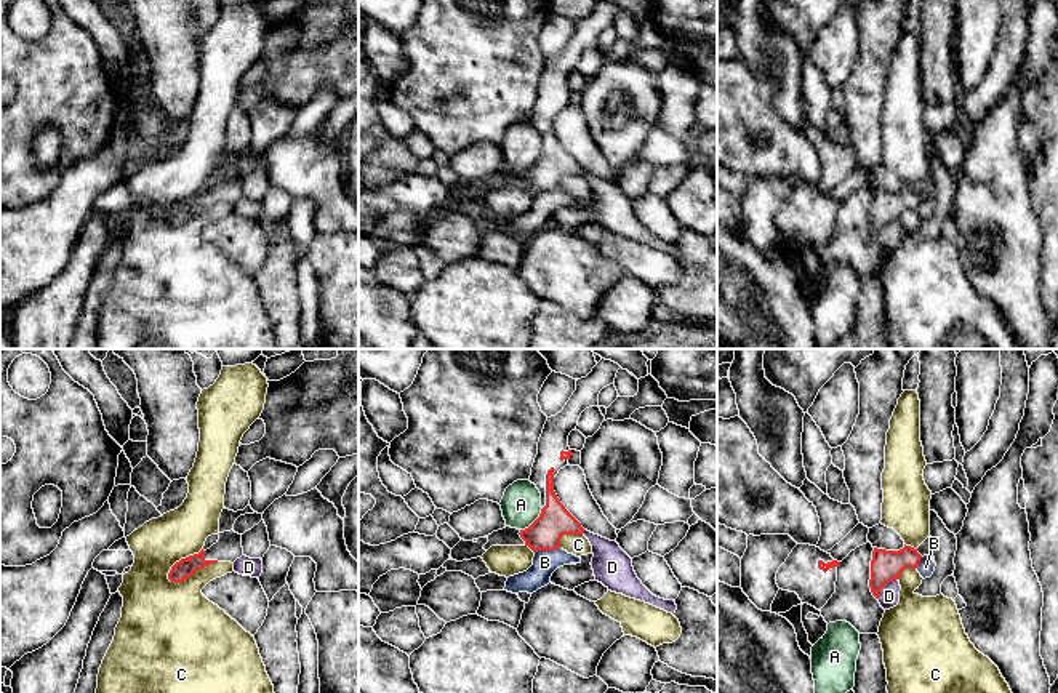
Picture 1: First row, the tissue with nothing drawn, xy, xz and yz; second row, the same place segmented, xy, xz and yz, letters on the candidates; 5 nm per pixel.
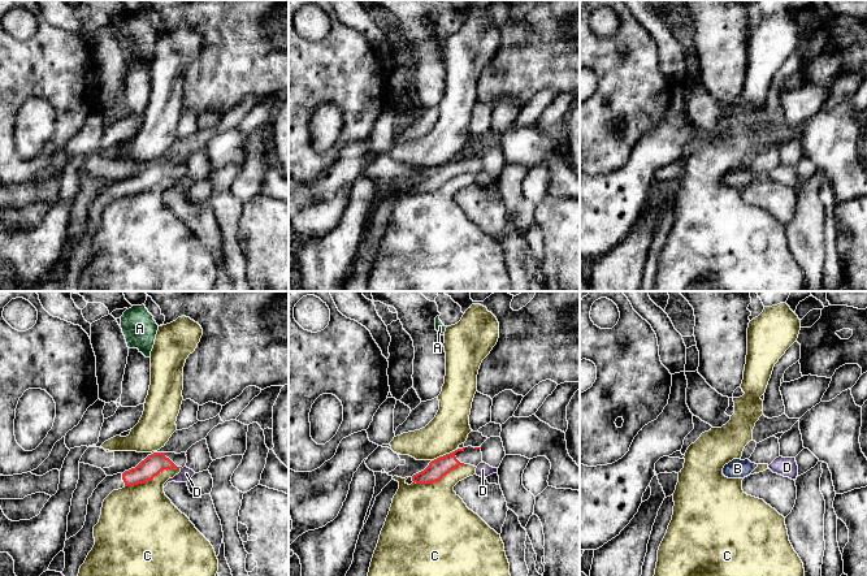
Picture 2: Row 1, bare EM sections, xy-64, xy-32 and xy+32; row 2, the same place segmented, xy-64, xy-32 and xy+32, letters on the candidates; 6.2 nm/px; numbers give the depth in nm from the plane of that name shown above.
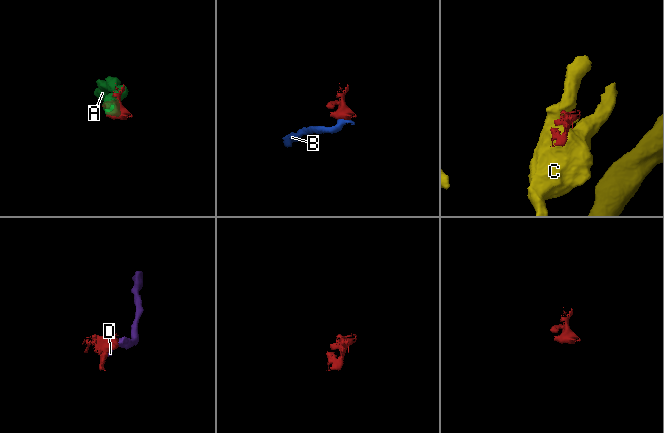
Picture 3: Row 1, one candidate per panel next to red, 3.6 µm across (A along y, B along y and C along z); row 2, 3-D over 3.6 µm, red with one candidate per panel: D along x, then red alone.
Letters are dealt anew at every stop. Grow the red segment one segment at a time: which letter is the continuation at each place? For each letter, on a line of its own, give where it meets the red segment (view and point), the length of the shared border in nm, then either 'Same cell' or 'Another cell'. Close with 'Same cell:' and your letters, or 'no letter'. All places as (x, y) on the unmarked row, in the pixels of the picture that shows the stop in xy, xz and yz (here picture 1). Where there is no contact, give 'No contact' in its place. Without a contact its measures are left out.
A: Touches red at xz (535, 162). Shared border 170 nm. Another cell
B: Touches red at xz (546, 191). Shared border 130 nm. Another cell
C: Touches red at xy (192, 215). Shared border 280 nm. Another cell
D: Touches red at yz (884, 226). Shared border 150 nm. Another cell
Same cell: no letter

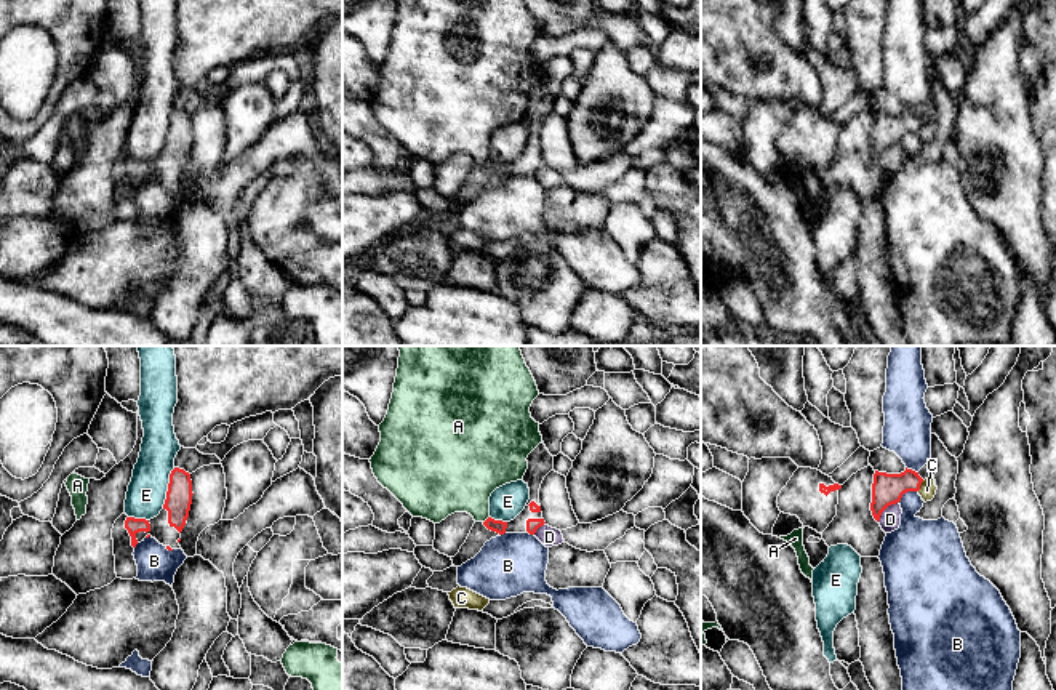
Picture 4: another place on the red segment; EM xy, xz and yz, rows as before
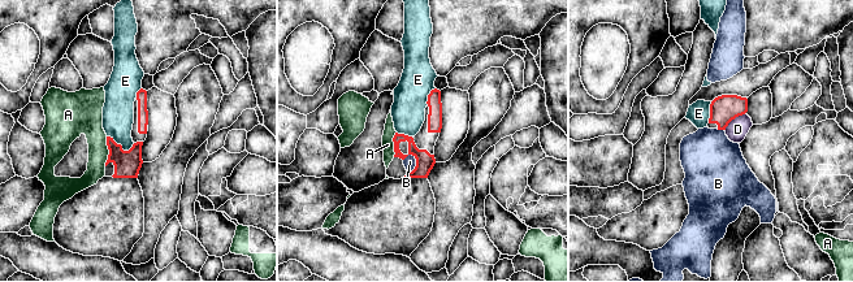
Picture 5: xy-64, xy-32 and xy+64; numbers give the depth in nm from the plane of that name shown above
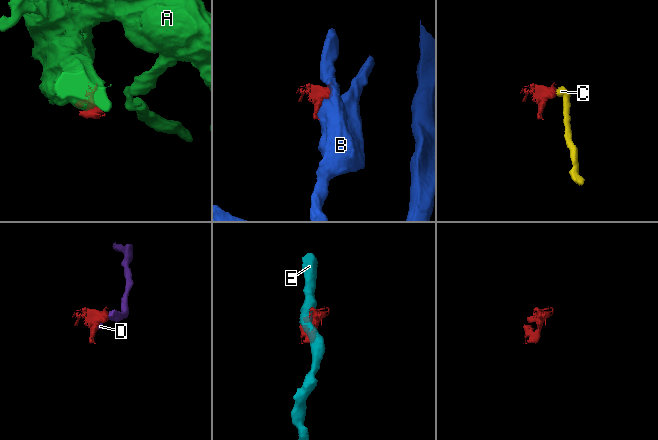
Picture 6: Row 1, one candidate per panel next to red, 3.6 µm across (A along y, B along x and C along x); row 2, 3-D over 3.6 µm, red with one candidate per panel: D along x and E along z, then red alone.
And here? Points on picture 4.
A: Touches red at xz (487, 160). Shared border 50 nm. Another cell
B: Touches red at yz (906, 133). Shared border 120 nm. Another cell
C: Touches red at yz (920, 125). Shared border 70 nm. Another cell
D: Touches red at yz (885, 149). Shared border 150 nm. Another cell
E: Touches red at xy (168, 130). Shared border 220 nm. Another cell
Same cell: no letter

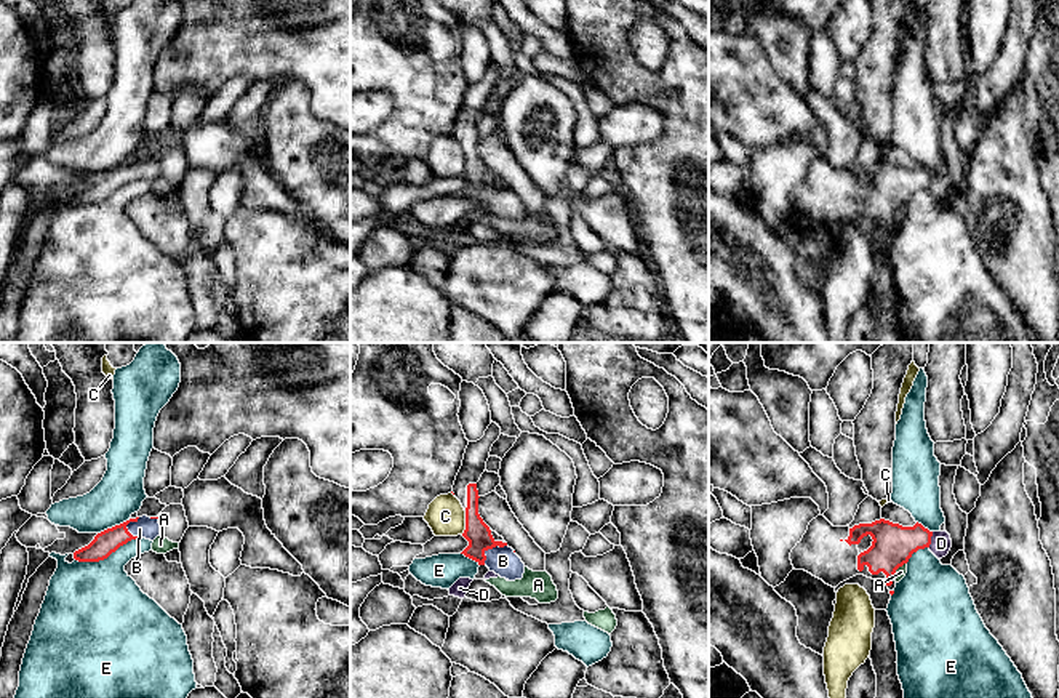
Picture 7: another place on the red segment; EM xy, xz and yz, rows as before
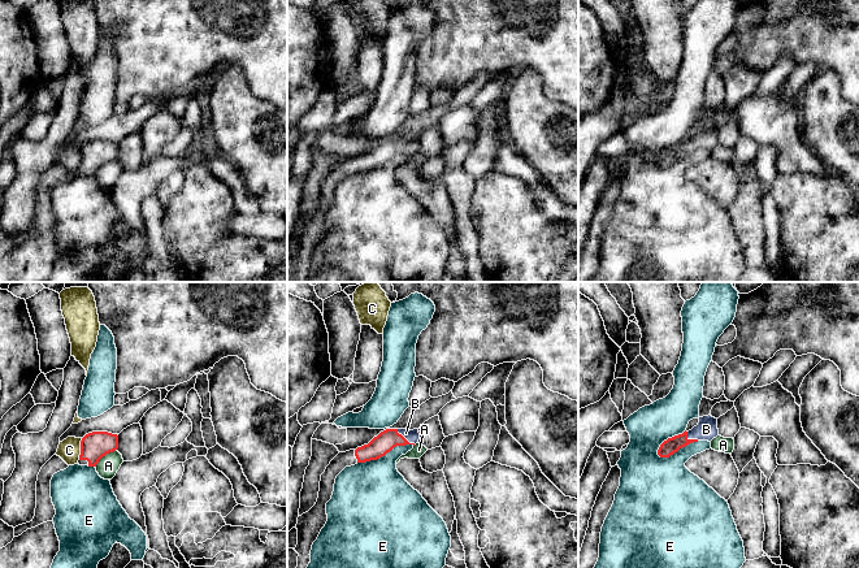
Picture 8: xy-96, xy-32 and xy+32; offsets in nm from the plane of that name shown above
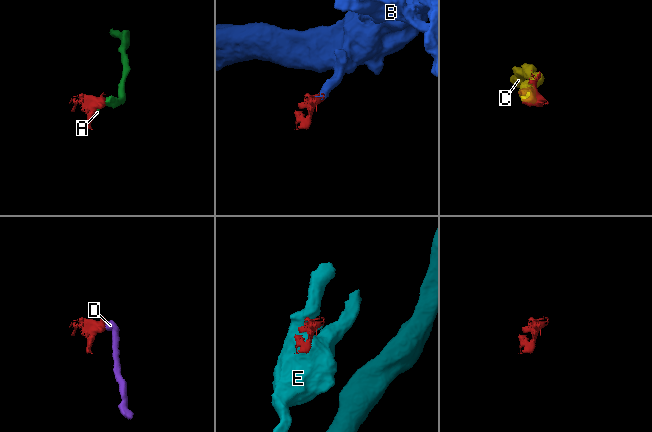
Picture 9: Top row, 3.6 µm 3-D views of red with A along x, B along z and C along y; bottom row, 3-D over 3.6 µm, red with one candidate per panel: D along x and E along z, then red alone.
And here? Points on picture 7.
A: Touches red at yz (896, 210). Shared border 110 nm. Another cell
B: Touches red at xz (490, 189). Shared border 160 nm. Same cell
C: Touches red at xz (466, 164). Shared border 120 nm. Another cell
D: Touches red at yz (930, 181). Shared border 80 nm. Another cell
E: Touches red at xy (106, 199). Shared border 340 nm. Another cell
Same cell: B

